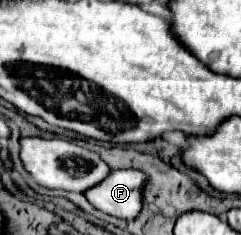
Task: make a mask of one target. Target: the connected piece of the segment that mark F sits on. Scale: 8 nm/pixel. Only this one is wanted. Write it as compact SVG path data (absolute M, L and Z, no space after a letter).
M135 169L111 171L97 187L85 191L87 201L103 213L121 219L135 219L141 209L141 187L145 175Z

